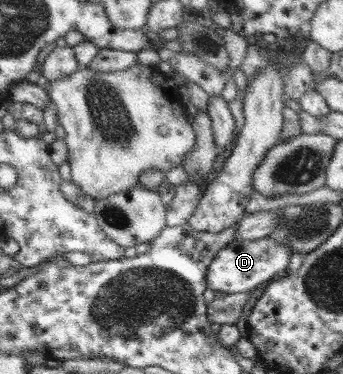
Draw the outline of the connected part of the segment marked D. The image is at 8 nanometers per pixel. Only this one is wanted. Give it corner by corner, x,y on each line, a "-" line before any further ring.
271,238
233,240
229,245
221,248
207,266
206,288
224,293
246,292
261,282
267,282
277,273
286,272
289,259
289,248
283,244
275,244

